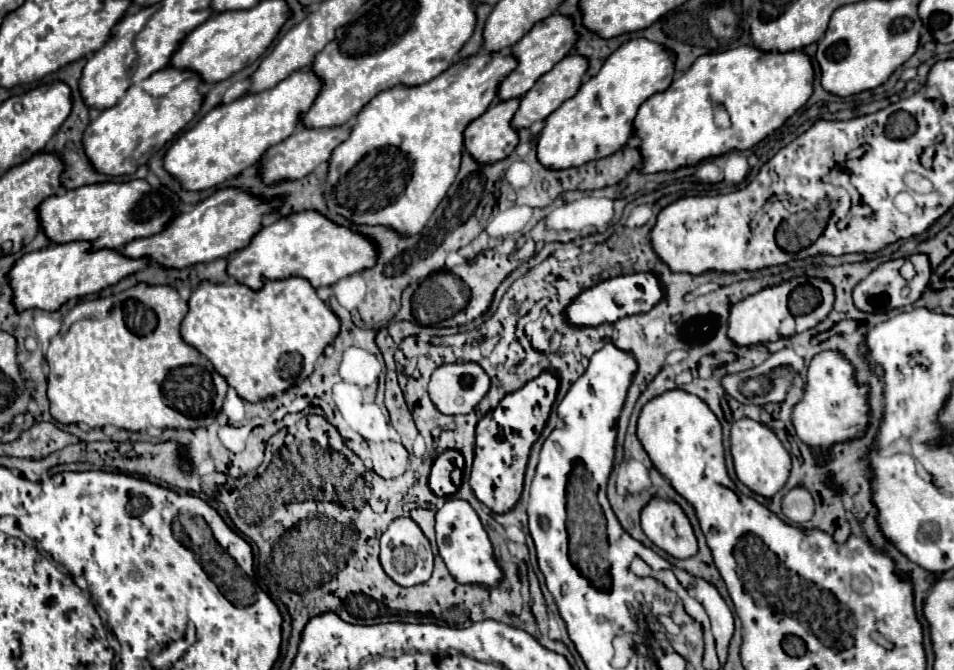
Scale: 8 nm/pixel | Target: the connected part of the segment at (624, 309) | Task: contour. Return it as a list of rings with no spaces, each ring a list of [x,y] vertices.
[[[632,273],[632,275],[620,275],[614,279],[606,279],[588,291],[584,291],[572,305],[566,309],[568,323],[572,325],[600,325],[600,323],[614,323],[624,315],[636,315],[650,311],[656,303],[660,303],[664,297],[664,287],[658,281],[654,273]]]

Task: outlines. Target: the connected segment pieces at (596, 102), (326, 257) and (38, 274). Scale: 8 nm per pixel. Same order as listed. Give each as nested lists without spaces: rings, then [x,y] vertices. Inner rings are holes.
[[[644,39],[624,43],[604,61],[598,75],[582,83],[574,97],[546,117],[536,145],[538,161],[546,169],[570,169],[616,153],[632,137],[632,121],[638,107],[654,93],[666,91],[672,75],[672,57],[660,45]]]
[[[302,211],[264,225],[244,249],[228,259],[226,271],[232,279],[236,279],[236,283],[242,283],[252,291],[258,291],[264,281],[288,277],[302,277],[308,279],[312,287],[324,287],[370,269],[372,261],[376,261],[372,241],[364,241],[364,237],[352,233],[350,229],[334,225],[316,211]]]
[[[66,243],[66,245],[48,245],[40,251],[22,255],[10,269],[8,279],[12,287],[12,305],[18,313],[26,309],[58,311],[68,299],[84,297],[98,293],[110,285],[116,285],[120,279],[136,273],[146,265],[146,259],[128,259],[118,251],[100,249],[90,251],[90,243]]]

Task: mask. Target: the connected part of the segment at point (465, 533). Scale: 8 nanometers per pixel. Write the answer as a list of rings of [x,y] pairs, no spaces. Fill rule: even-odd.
[[[448,499],[444,507],[436,513],[436,543],[440,549],[440,557],[444,559],[448,571],[458,583],[462,585],[472,583],[486,589],[492,589],[502,583],[504,573],[494,557],[494,549],[488,539],[488,533],[468,501]]]

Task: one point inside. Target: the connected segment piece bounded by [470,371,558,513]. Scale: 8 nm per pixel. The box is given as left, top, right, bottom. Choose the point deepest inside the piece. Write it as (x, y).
(504, 436)

